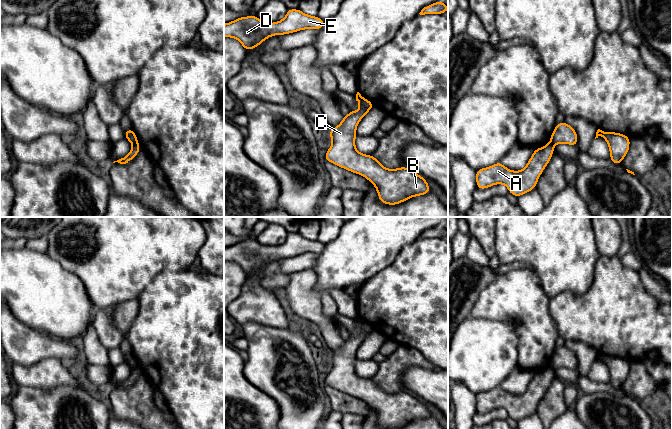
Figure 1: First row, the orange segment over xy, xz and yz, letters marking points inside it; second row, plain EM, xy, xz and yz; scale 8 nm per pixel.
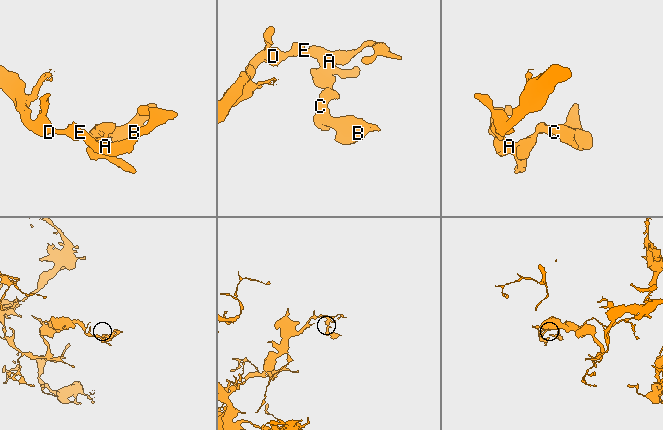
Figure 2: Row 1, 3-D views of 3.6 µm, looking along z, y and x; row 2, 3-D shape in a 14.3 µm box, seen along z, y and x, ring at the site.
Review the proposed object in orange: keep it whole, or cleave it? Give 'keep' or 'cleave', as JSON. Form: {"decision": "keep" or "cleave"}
{"decision": "cleave"}

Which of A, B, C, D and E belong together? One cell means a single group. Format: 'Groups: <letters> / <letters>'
Groups: A D E / B C

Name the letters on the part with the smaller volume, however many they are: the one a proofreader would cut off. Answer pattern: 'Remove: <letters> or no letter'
Remove: B, C

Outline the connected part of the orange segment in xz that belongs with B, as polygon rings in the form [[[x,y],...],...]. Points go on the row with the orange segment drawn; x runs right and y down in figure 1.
[[[356,96],[356,101],[360,109],[350,110],[338,126],[328,130],[333,142],[325,154],[325,160],[368,179],[375,186],[380,202],[386,205],[397,205],[430,193],[427,180],[406,166],[387,169],[373,155],[357,151],[356,128],[374,105],[364,97]]]

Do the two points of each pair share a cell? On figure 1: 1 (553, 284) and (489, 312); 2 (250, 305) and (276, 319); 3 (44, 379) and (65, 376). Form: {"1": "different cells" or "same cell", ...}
{"1": "different cells", "2": "same cell", "3": "same cell"}

